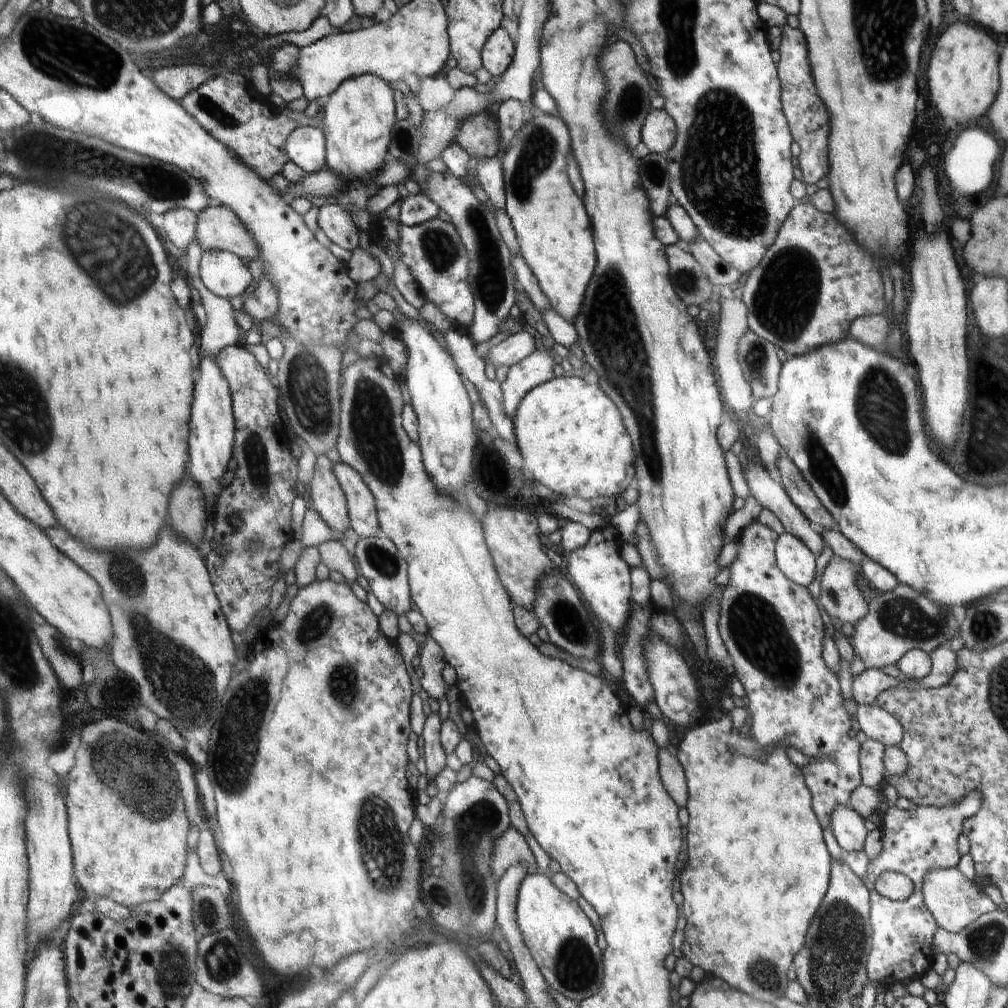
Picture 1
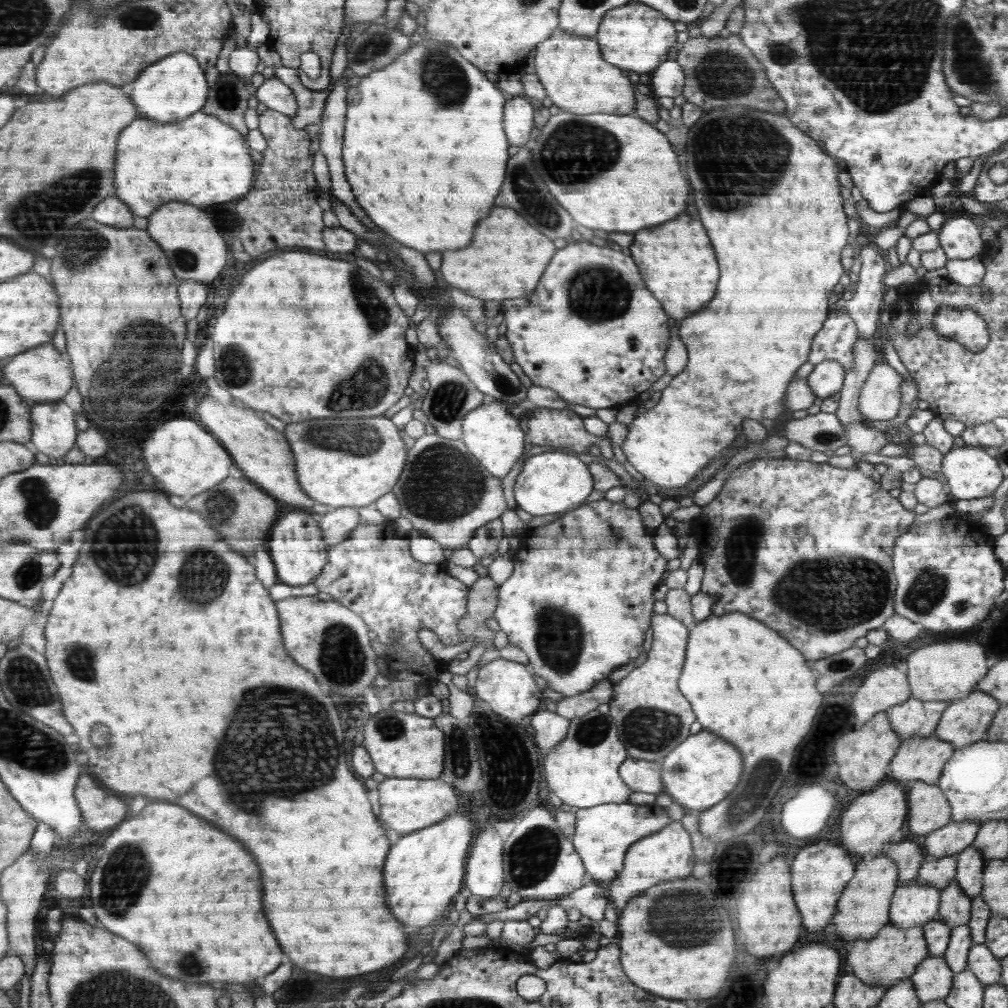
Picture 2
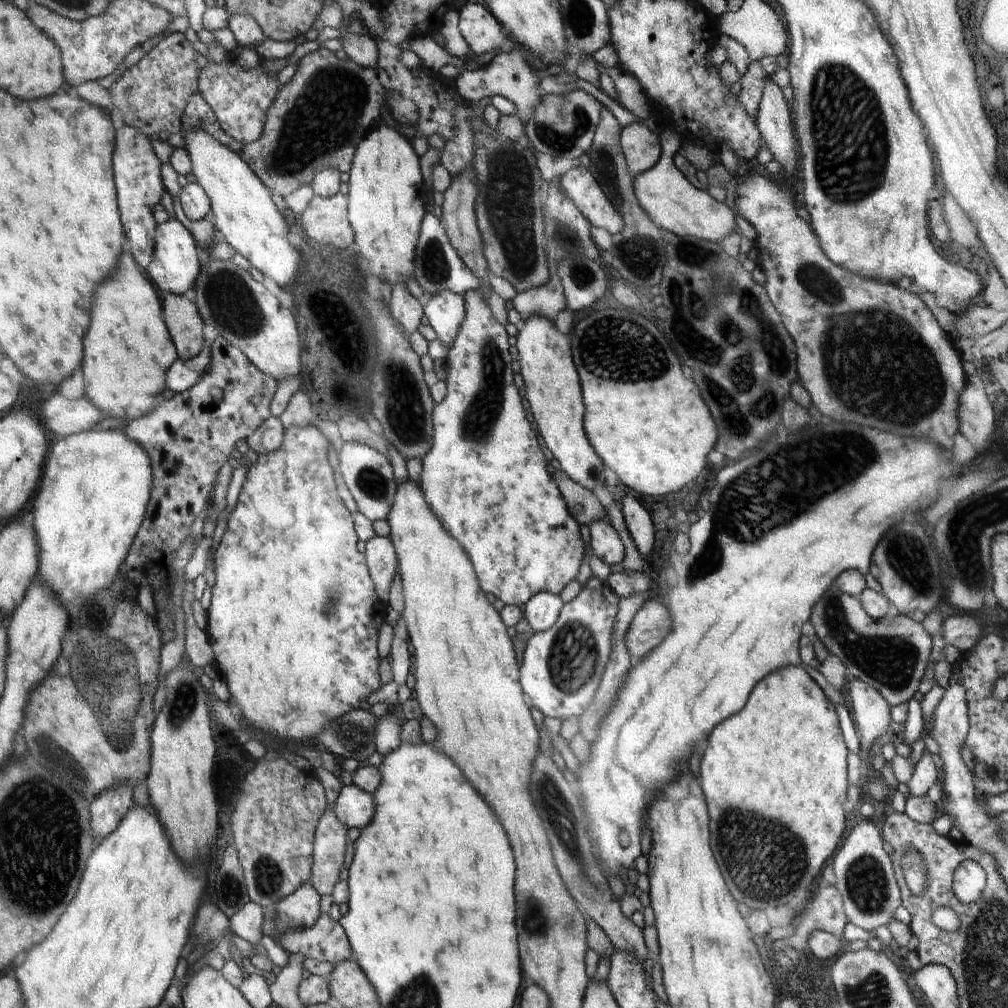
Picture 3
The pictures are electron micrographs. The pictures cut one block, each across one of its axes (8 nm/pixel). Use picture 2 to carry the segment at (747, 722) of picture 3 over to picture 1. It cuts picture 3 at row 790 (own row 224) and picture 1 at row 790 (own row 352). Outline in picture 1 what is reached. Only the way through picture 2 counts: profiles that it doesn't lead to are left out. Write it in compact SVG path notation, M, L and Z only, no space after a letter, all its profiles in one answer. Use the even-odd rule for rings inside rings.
M727 714L720 720L711 723L701 721L698 726L690 728L686 732L681 744L673 750L675 757L683 766L686 778L688 778L688 794L690 794L690 798L688 798L690 822L688 822L688 834L686 834L690 868L686 868L686 872L682 872L682 880L680 880L682 882L680 892L684 894L684 906L682 908L684 908L684 916L688 920L682 952L694 966L700 966L706 974L722 976L722 980L726 980L729 985L745 992L748 996L773 1004L773 1000L785 995L786 984L789 984L788 978L786 978L788 968L790 968L792 960L795 959L801 948L805 946L808 940L810 920L813 920L814 916L817 915L822 899L828 894L829 880L832 878L833 858L826 849L820 820L818 820L816 810L812 810L813 797L810 796L812 793L805 783L804 773L800 767L788 758L784 747L776 746L766 762L748 760L746 756L734 754L734 752L730 752L730 756L728 756L728 746L726 746L726 742L728 742L728 719L730 717Z

